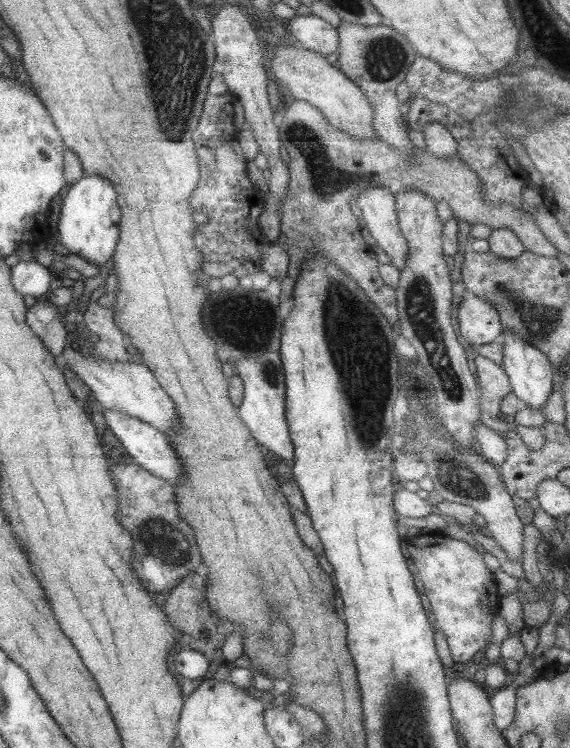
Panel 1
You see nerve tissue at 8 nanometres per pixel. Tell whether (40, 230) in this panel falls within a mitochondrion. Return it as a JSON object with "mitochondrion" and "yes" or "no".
{"mitochondrion":"no"}

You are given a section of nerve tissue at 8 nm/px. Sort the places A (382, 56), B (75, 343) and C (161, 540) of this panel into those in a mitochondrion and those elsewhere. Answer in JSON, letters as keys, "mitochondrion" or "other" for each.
{"A":"mitochondrion","B":"other","C":"mitochondrion"}

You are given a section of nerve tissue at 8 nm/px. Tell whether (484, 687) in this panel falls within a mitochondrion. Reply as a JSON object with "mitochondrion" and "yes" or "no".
{"mitochondrion":"no"}

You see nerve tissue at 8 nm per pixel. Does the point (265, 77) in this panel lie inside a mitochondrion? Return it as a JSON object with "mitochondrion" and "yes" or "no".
{"mitochondrion":"no"}

